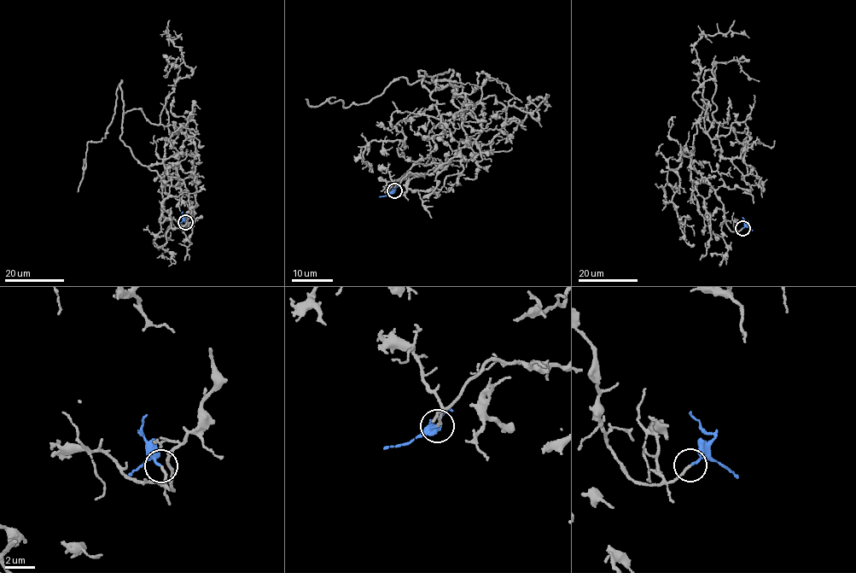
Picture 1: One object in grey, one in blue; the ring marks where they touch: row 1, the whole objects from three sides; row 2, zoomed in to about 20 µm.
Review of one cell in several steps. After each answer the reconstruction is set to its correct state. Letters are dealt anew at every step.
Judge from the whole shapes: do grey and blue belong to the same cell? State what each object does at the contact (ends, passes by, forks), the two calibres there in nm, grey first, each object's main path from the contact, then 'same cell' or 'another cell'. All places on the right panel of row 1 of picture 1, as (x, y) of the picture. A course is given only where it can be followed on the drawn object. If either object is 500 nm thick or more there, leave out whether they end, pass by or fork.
grey ends | blue ends | 150/150 nm | grey via (742, 227), (730, 230), (679, 154), (692, 157), (703, 99), (708, 118), (693, 98), (695, 43), (749, 38) | blue via (742, 227), (745, 222), (742, 217) | same cell

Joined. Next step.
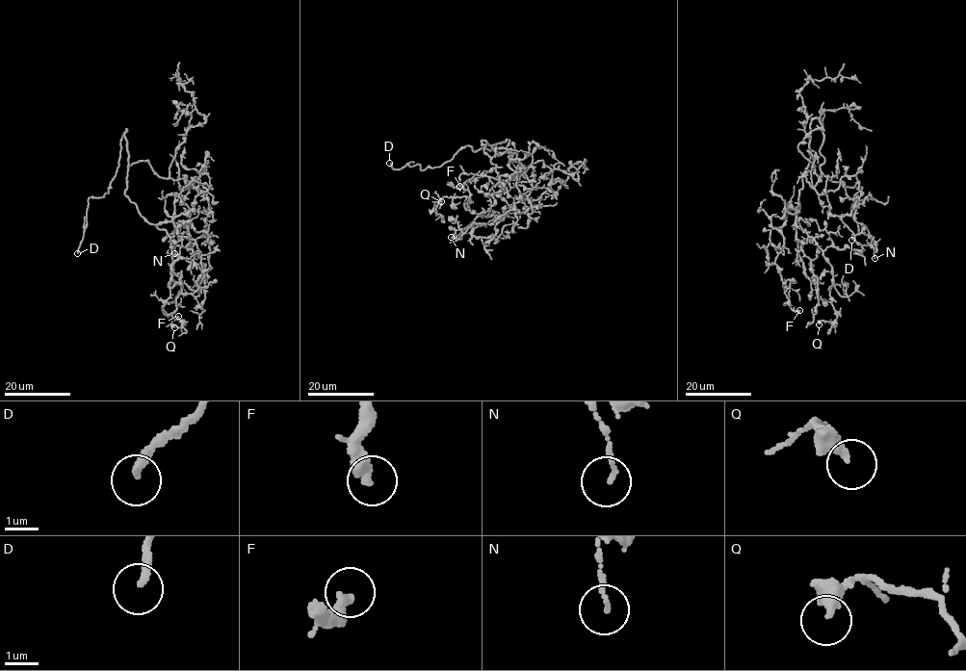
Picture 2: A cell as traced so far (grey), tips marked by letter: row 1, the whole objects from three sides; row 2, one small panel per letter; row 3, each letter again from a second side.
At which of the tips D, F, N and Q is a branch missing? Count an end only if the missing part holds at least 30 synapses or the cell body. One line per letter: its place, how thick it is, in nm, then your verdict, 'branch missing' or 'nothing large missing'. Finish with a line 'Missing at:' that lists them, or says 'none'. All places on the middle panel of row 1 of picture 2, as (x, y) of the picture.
D: (389, 163) | 220 nm | branch missing
F: (459, 186) | 380 nm | nothing large missing
N: (451, 237) | 100 nm | nothing large missing
Q: (441, 201) | 260 nm | nothing large missing
Missing at: D

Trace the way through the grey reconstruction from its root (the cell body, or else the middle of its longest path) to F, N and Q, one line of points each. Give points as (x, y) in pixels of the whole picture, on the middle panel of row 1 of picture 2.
F: (487, 144), (481, 141), (490, 157), (517, 158), (518, 173), (462, 173), (459, 186)
N: (487, 144), (512, 153), (509, 167), (517, 183), (530, 189), (532, 206), (524, 213), (478, 217), (451, 237)
Q: (487, 144), (481, 141), (496, 167), (465, 182), (469, 196), (435, 202), (441, 217), (441, 201)

